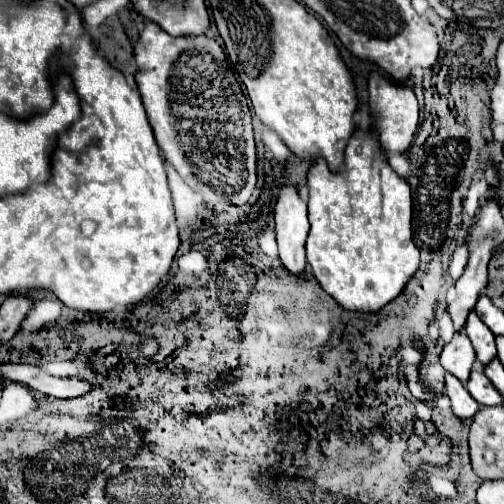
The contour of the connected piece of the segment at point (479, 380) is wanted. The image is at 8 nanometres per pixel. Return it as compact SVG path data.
M471 370L469 382L465 384L469 394L481 404L481 406L495 406L503 402L503 396L495 390L495 386L491 386L489 378L481 372L481 370Z

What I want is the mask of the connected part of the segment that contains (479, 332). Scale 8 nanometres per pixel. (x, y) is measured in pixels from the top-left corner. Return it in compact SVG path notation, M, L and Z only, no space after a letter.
M469 312L463 332L469 336L469 340L471 340L473 348L475 348L475 352L477 352L477 360L479 360L481 364L491 362L491 358L497 356L495 336L493 336L491 330L479 320L479 316L477 316L475 312Z

